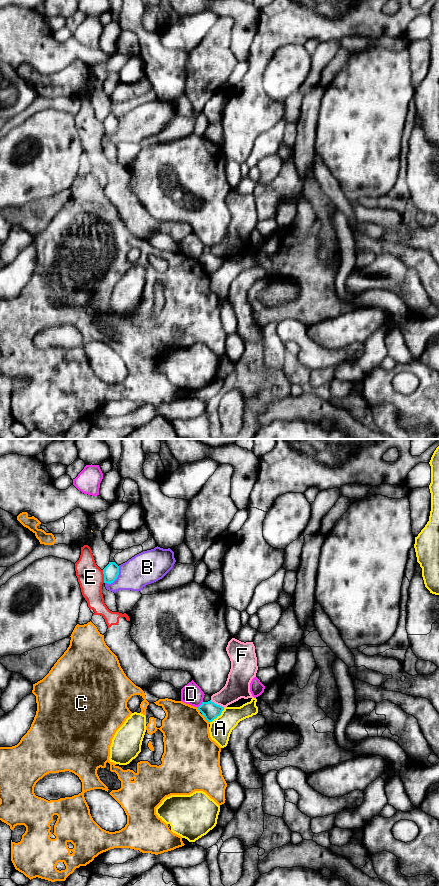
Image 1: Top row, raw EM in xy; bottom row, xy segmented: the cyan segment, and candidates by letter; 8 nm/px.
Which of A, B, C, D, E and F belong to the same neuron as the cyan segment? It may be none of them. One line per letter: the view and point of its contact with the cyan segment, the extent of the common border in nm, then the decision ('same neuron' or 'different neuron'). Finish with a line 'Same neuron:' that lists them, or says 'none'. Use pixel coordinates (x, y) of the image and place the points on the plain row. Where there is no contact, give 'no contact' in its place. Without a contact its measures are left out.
A: contact xy (217, 268); length 180 nm; different neuron
B: contact xy (116, 130); length 180 nm; different neuron
C: contact xy (205, 270); length 100 nm; different neuron
D: contact xy (201, 256); length 70 nm; different neuron
E: contact xy (104, 128); length 110 nm; different neuron
F: contact xy (216, 256); length 130 nm; different neuron
Same neuron: none

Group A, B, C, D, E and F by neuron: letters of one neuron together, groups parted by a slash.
A / B / C / D / E F

